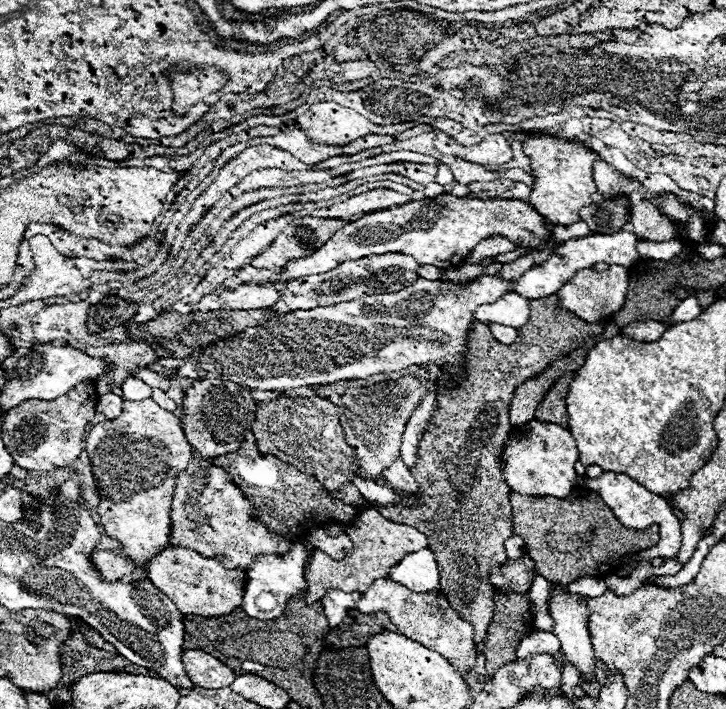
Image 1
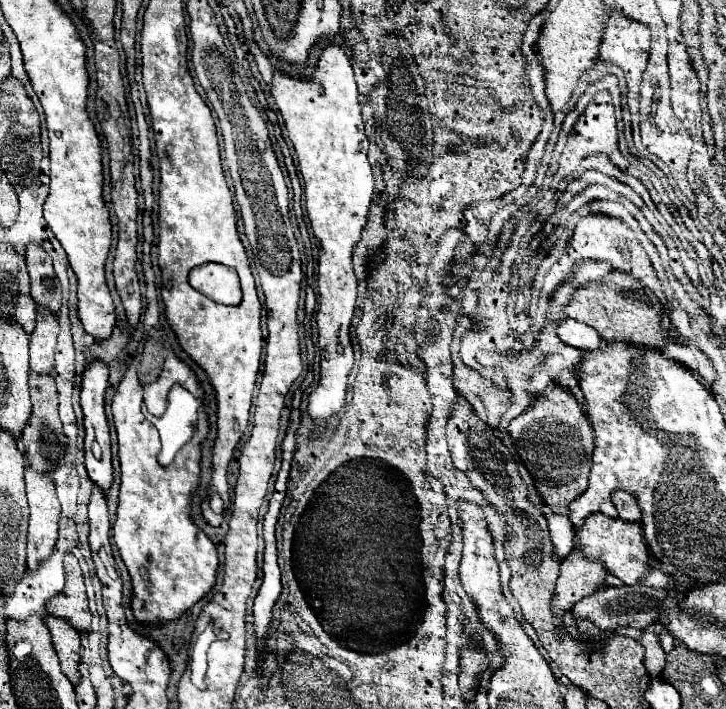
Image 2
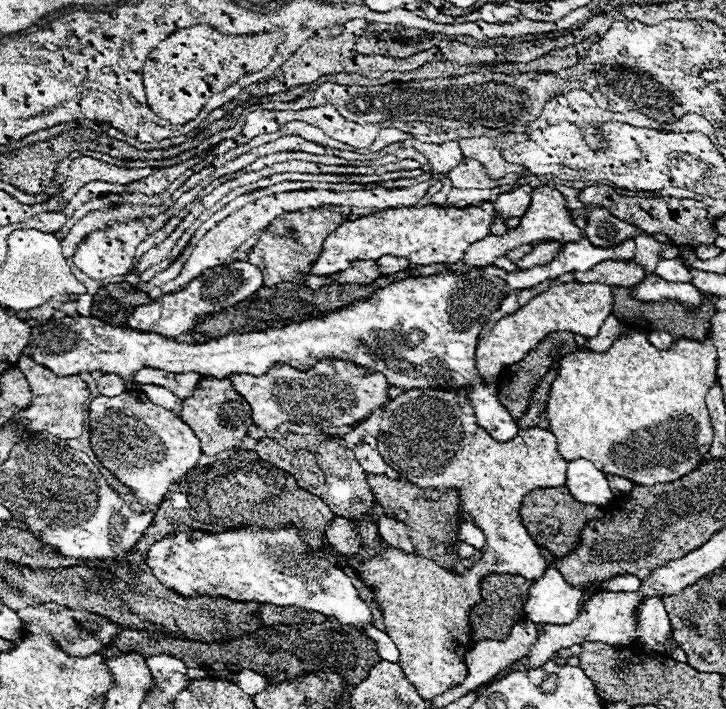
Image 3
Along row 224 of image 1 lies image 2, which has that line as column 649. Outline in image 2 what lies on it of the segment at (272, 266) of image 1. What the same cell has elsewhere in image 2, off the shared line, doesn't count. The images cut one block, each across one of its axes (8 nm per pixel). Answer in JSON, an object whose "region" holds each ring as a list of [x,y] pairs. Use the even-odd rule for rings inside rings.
{"region":[[[612,270],[604,280],[578,288],[562,312],[568,318],[592,326],[604,340],[630,340],[634,344],[646,342],[656,348],[666,348],[674,342],[674,336],[662,328],[662,306],[656,294],[638,278],[620,270]]]}

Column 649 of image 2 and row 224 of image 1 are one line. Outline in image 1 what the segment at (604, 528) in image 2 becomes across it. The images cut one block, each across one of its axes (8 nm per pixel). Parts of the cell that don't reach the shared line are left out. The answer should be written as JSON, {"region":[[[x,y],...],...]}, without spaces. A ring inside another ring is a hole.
{"region":[[[532,134],[524,142],[524,152],[532,160],[534,186],[528,196],[528,204],[552,226],[570,226],[580,222],[580,208],[592,204],[592,194],[596,192],[592,166],[596,154],[584,144],[572,144],[548,134]]]}

